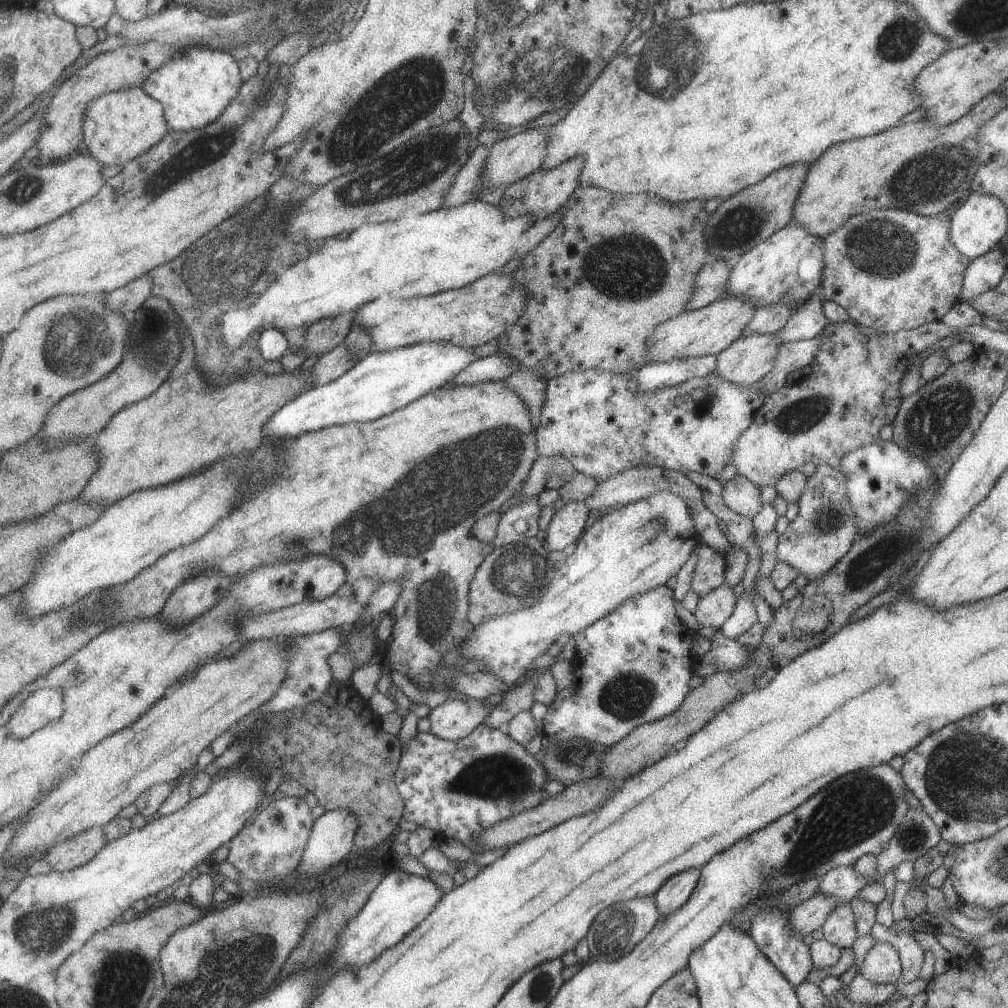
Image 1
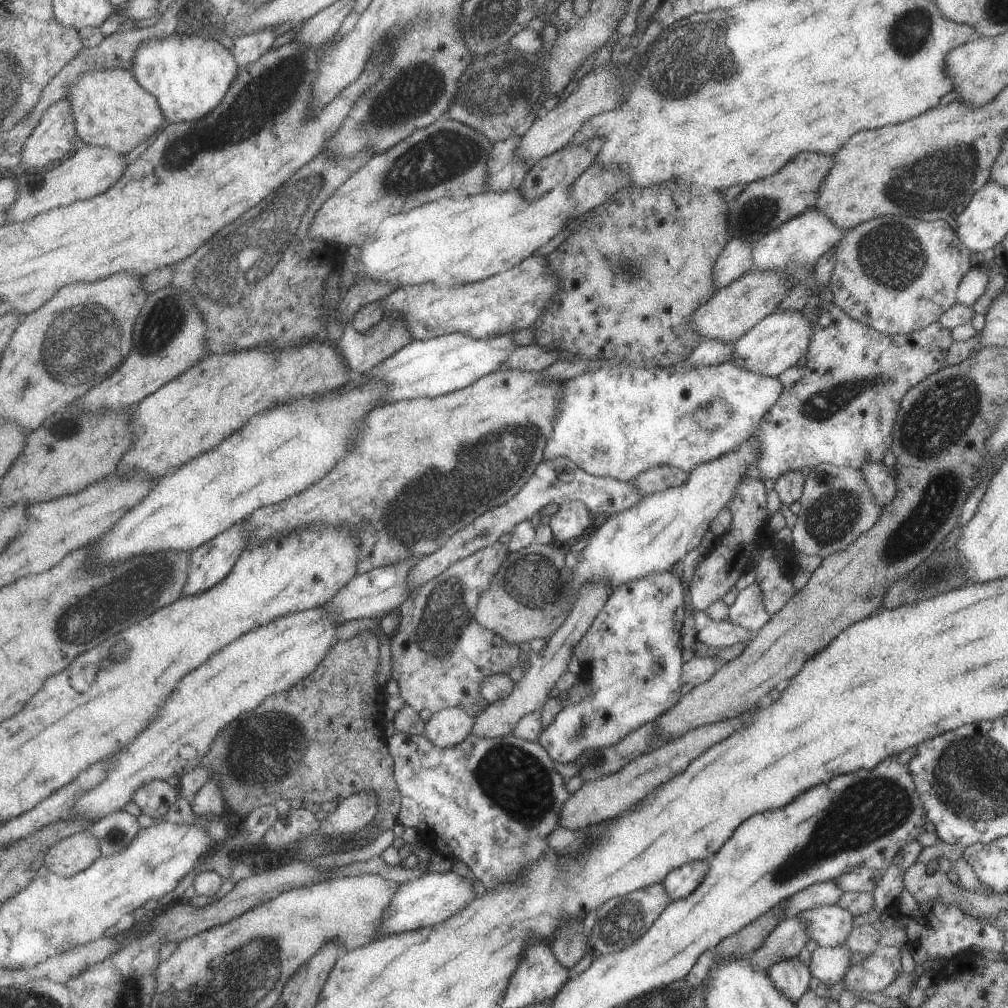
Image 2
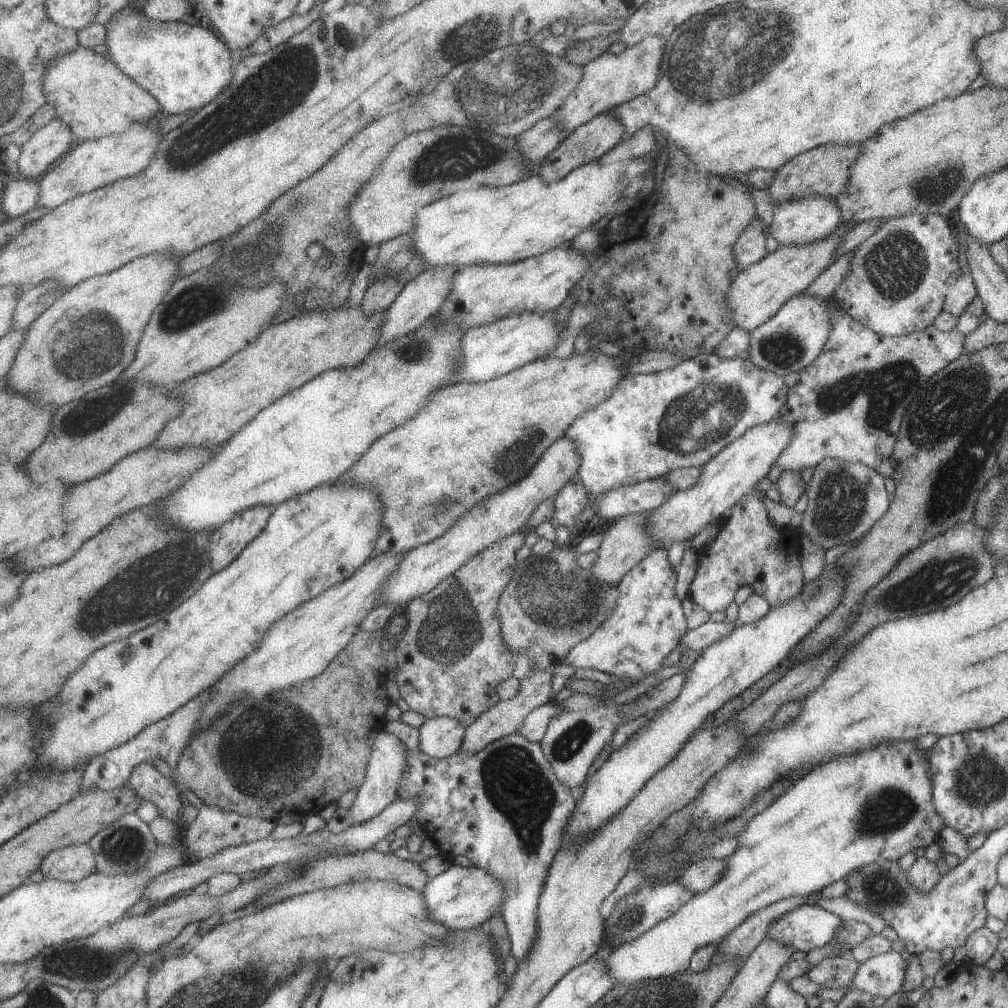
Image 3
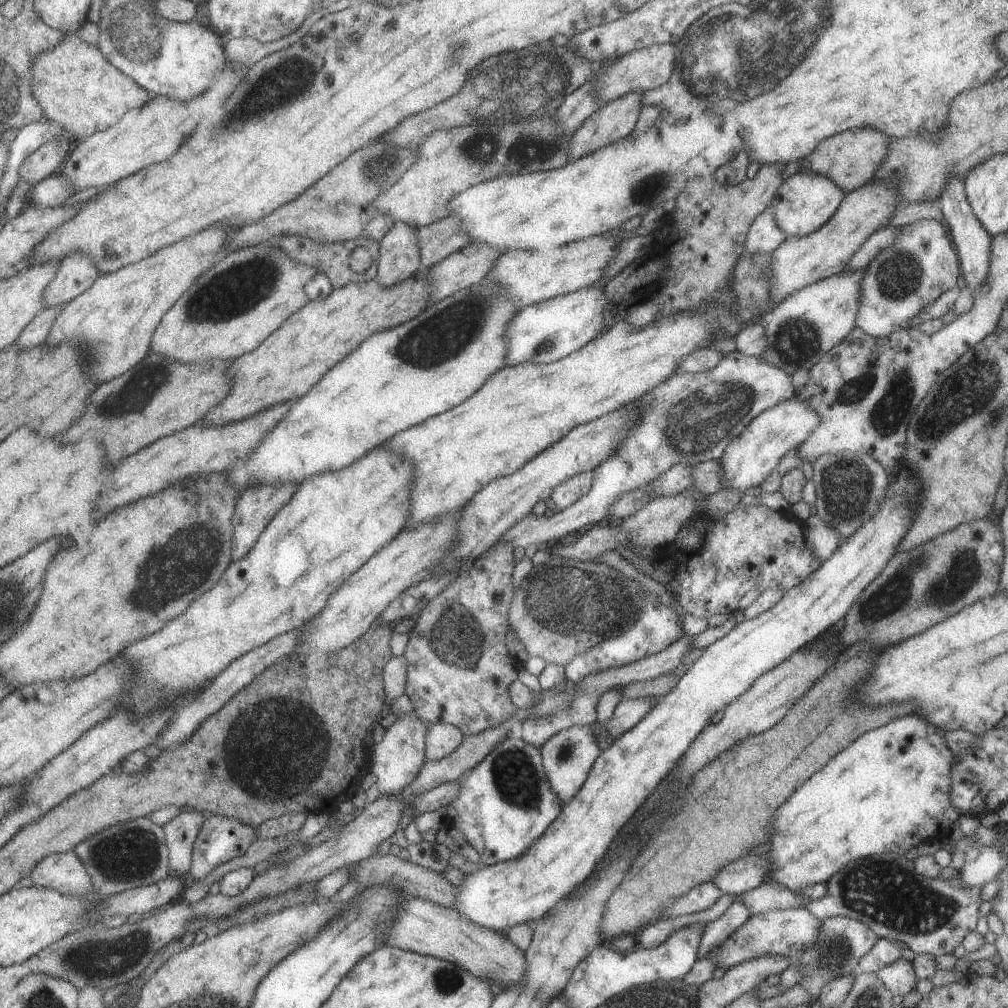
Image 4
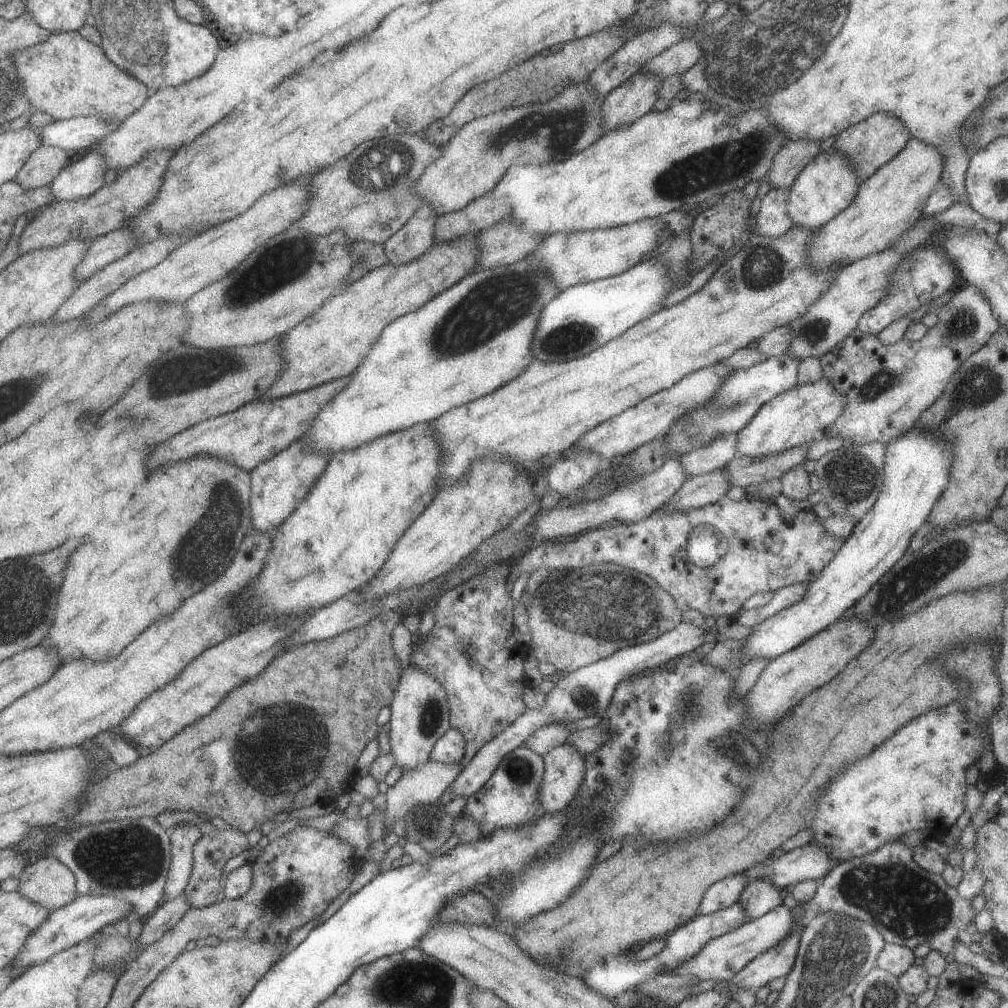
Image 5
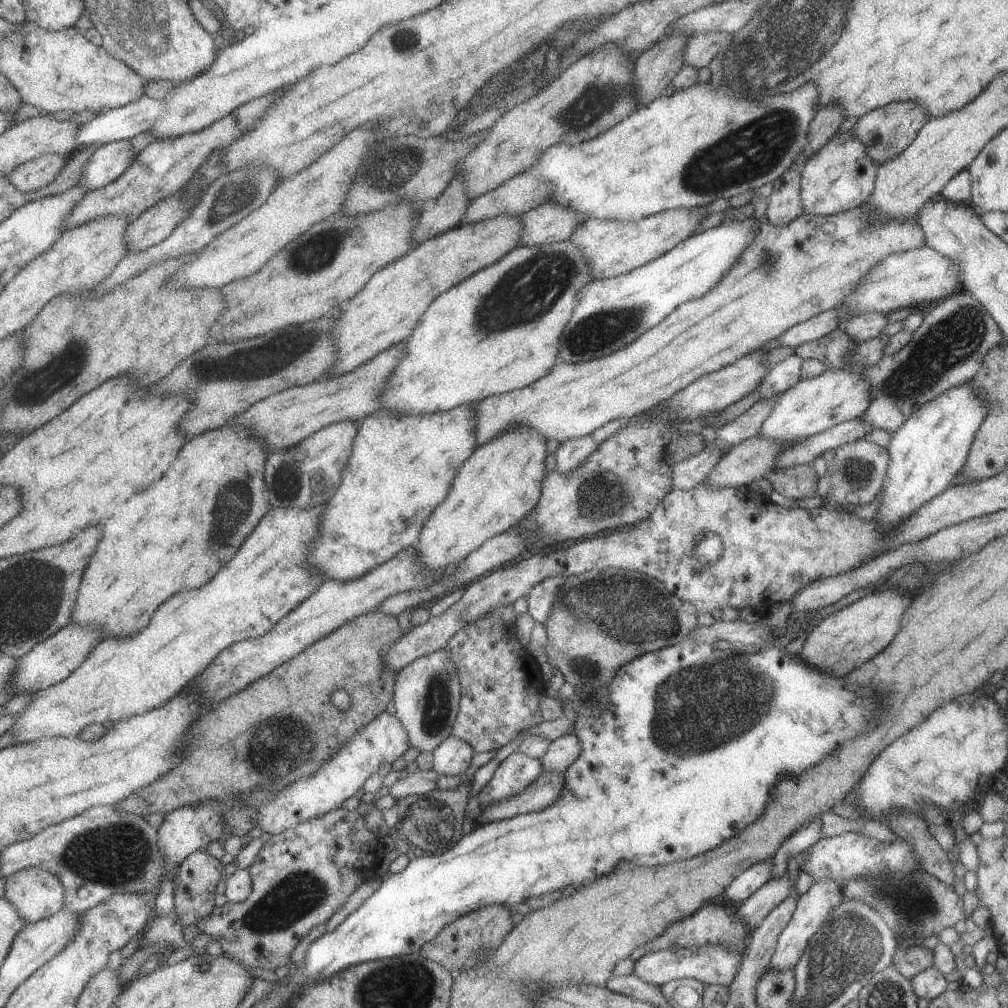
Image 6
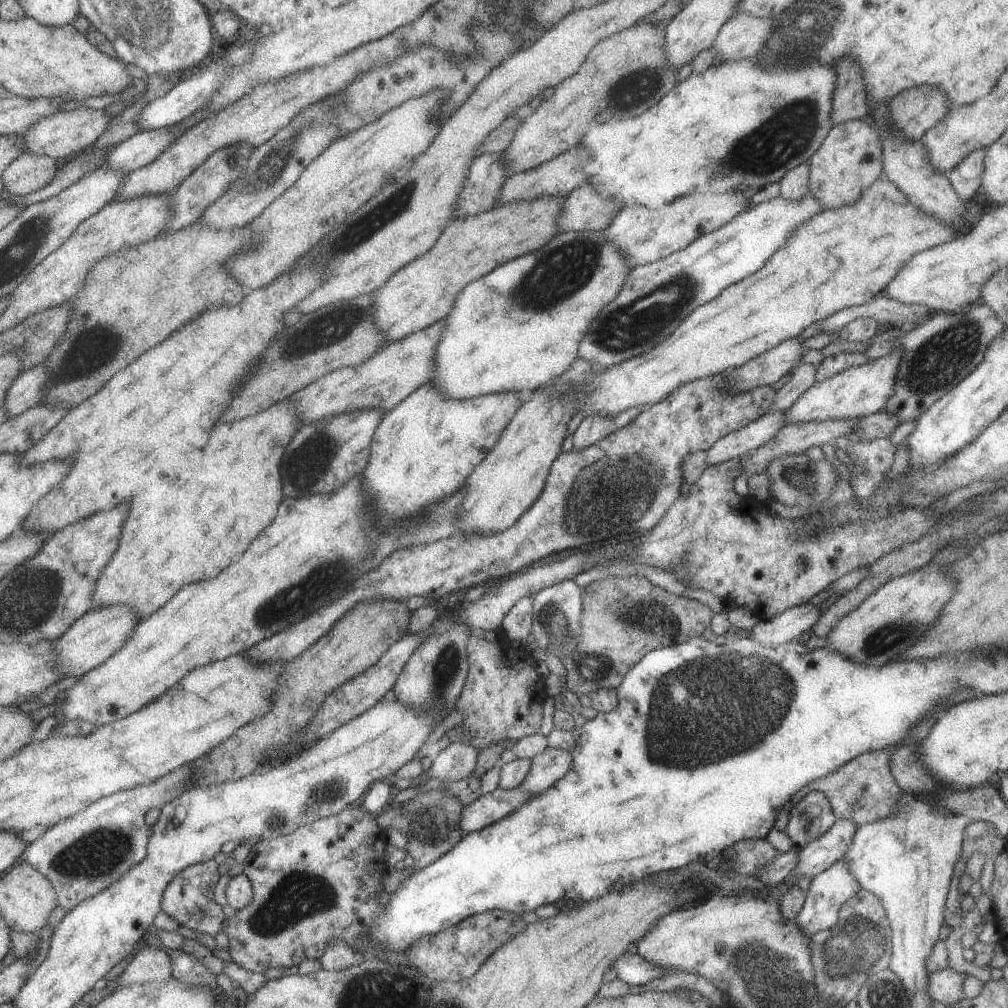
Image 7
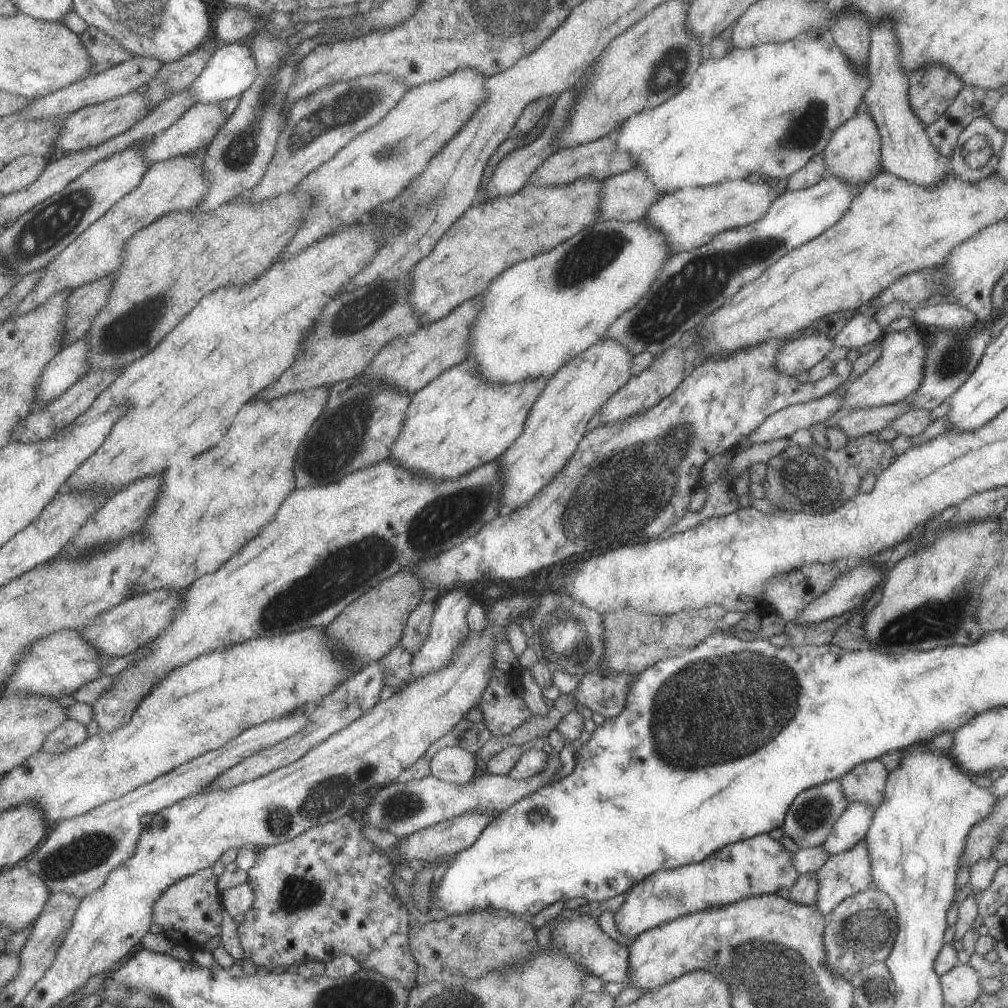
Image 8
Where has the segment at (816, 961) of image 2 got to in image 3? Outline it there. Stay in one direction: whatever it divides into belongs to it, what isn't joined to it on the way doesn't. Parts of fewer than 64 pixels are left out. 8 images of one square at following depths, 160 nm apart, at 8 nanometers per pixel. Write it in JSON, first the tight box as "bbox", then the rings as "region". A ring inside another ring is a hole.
{"bbox":[806,956,858,988],"region":[[[827,956],[811,967],[806,975],[820,988],[847,988],[852,984],[857,969],[858,962],[852,956]]]}

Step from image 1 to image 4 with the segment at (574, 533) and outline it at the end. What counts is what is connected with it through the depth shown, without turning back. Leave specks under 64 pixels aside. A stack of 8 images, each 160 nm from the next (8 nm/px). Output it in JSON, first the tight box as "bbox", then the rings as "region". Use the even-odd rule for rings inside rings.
{"bbox":[550,471,592,511],"region":[[[592,471],[580,472],[556,484],[551,491],[550,498],[554,502],[555,510],[560,511],[571,506],[578,498],[589,492],[592,483]]]}

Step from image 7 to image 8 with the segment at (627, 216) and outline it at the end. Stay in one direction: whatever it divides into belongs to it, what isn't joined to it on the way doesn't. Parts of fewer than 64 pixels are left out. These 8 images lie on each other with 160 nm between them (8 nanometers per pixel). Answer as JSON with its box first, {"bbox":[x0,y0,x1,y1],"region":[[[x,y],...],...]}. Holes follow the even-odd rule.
{"bbox":[643,177,778,254],"region":[[[753,177],[704,187],[681,187],[661,195],[657,202],[649,205],[643,221],[664,234],[670,254],[688,251],[704,245],[720,232],[733,230],[763,218],[778,195],[773,188],[761,179]]]}

